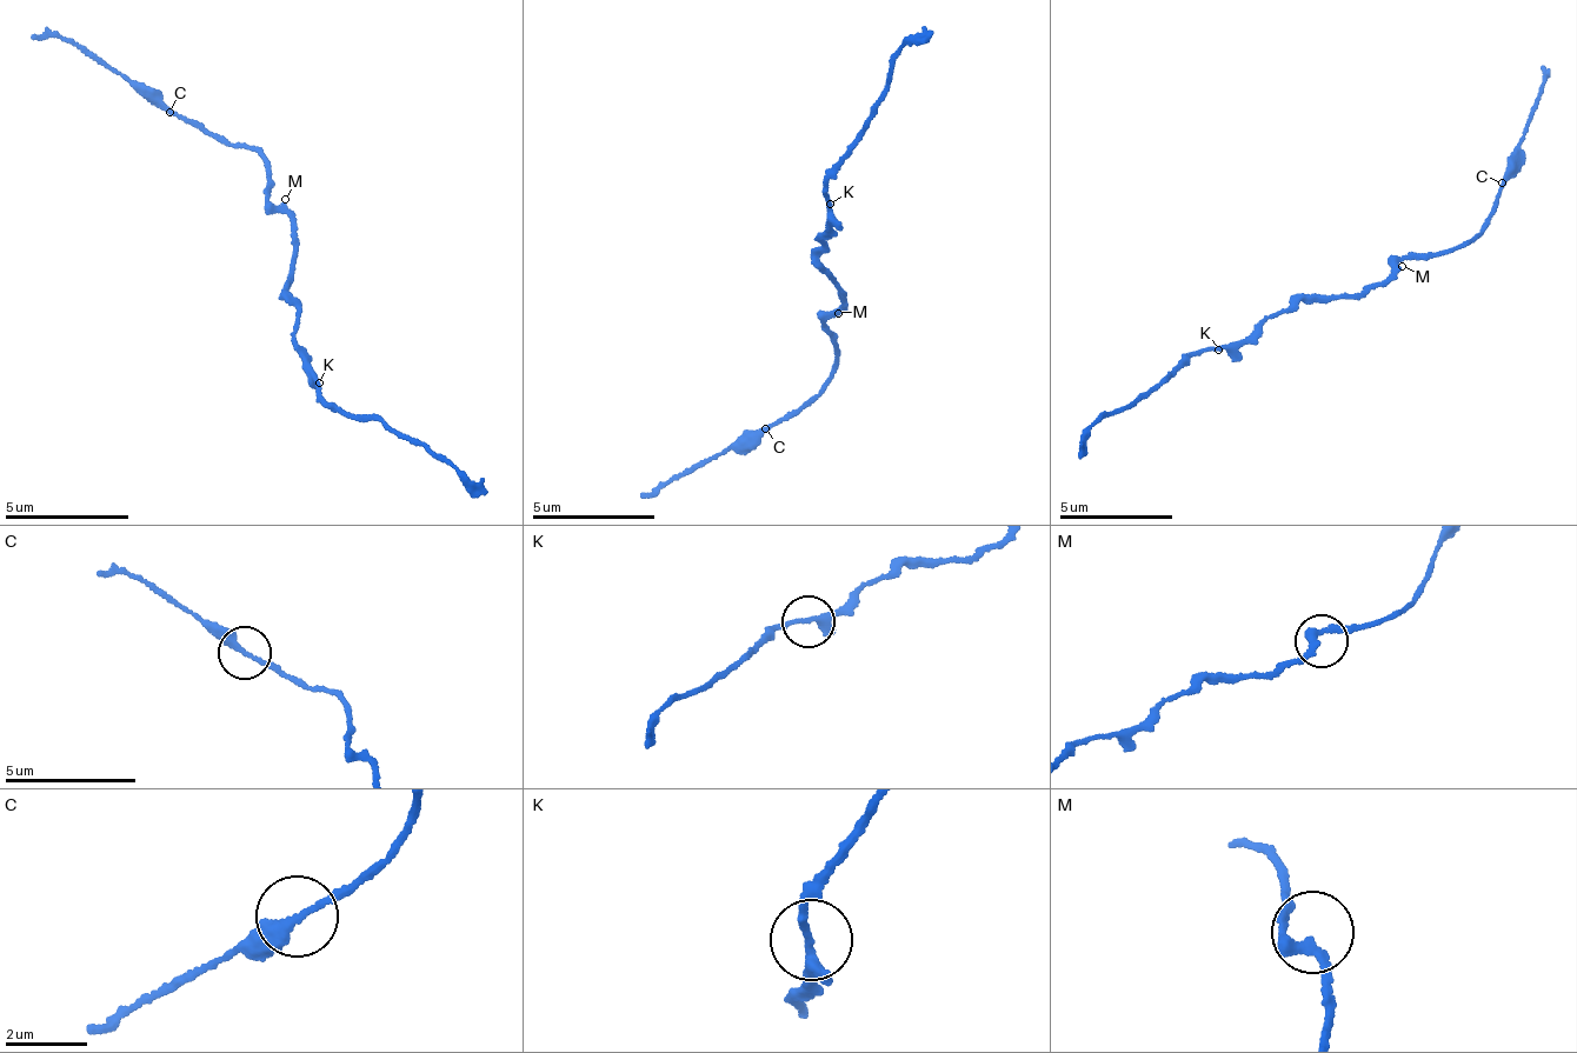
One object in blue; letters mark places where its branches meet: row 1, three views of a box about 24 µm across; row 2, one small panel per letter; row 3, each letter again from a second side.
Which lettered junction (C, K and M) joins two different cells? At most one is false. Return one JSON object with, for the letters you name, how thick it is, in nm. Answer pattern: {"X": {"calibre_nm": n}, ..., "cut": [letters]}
{"cut": []}

